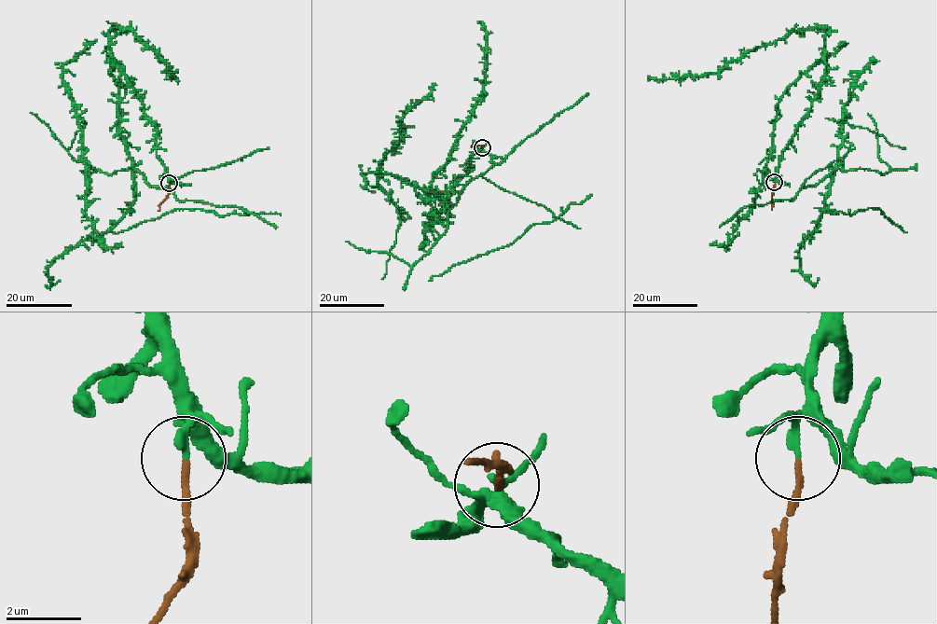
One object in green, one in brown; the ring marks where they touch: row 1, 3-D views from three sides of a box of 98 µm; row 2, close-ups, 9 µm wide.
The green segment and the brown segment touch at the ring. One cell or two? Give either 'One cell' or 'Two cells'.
Two cells

